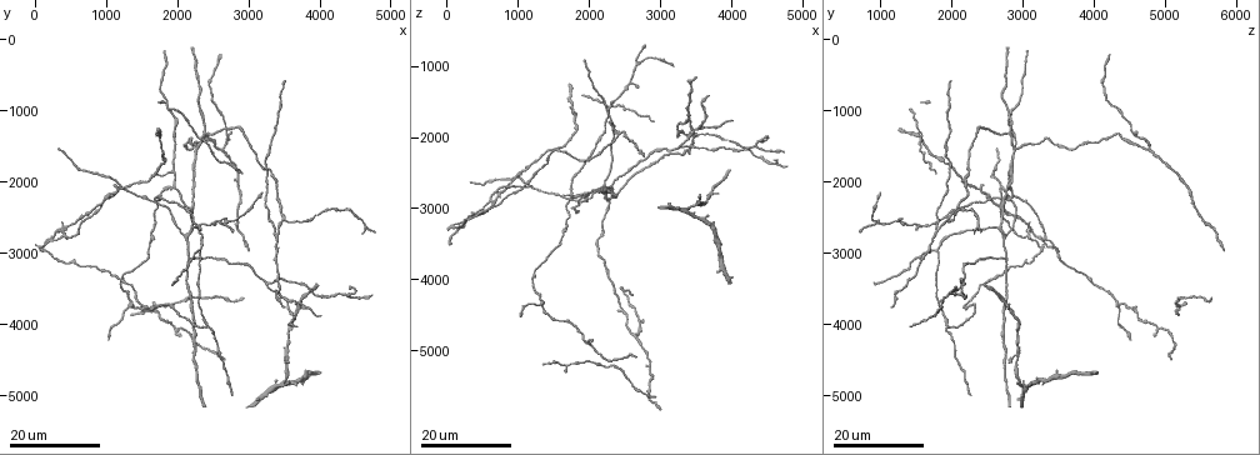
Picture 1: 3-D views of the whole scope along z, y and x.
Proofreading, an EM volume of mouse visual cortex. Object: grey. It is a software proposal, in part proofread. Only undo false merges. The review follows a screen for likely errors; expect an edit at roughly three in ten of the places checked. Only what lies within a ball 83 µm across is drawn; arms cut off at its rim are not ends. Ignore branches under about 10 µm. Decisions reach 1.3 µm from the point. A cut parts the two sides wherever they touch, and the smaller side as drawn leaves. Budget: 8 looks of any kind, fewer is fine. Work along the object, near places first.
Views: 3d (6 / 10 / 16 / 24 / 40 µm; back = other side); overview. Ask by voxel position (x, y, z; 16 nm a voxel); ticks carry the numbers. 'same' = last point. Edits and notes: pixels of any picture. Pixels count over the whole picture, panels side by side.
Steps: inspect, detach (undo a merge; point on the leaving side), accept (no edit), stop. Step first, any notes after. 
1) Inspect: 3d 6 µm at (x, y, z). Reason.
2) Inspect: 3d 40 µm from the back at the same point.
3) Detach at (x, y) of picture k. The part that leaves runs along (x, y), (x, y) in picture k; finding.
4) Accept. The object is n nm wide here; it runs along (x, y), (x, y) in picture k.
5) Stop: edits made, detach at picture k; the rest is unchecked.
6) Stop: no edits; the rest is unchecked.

Inspect: 3d 16 µm at (3250, 3400, 2200). Two arms in line, one across.

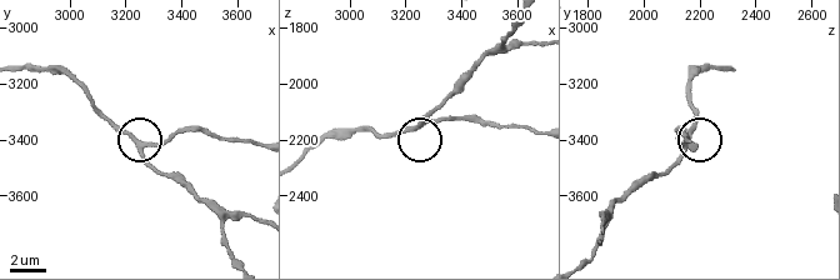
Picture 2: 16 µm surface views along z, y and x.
Inspect: 3d 6 µm at (3260, 3430, 2140).

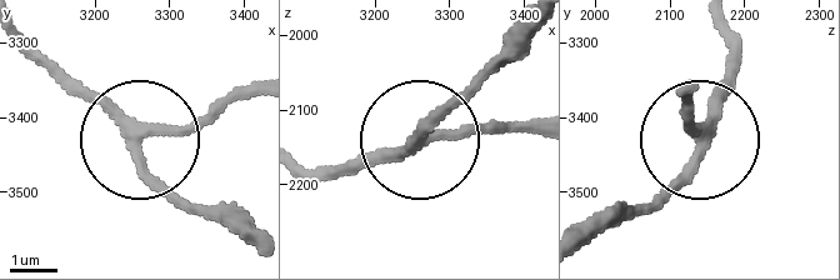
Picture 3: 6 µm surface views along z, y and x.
Accept. The side arm is 19 µm long; 3 arms meet here; one neuron here.

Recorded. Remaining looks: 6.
Inspect: 3d 16 µm at (2300, 3000, 1750). A fork.

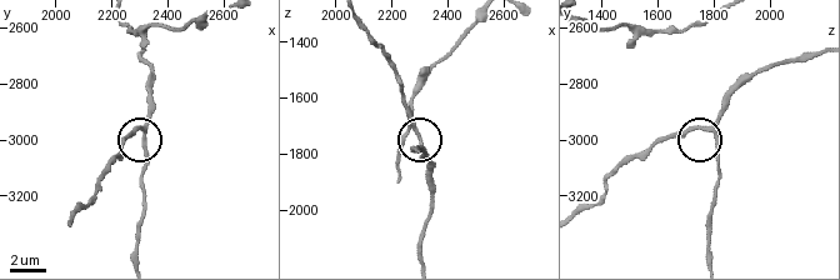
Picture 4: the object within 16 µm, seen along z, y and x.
Inspect: 3d 10 µm at (2310, 2970, 1790).

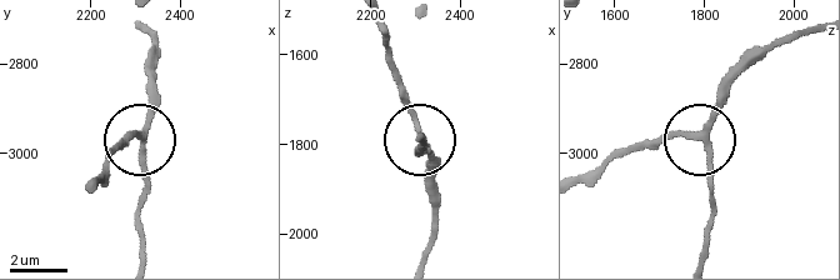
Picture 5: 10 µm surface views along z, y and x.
Accept. The object is 190 nm wide here; it runs along (140, 25), (155, 40), (155, 111), (140, 140), (111, 148) in picture 5; all the same neuron.

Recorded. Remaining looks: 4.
Inspect: 3d 24 µm at (2550, 2550, 1200). Thin arm on a thick one.

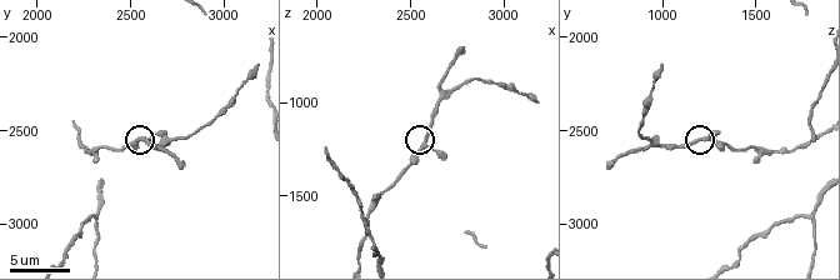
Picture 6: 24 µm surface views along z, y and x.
Inspect: 3d 10 µm at (2580, 2560, 1220). Closer look.

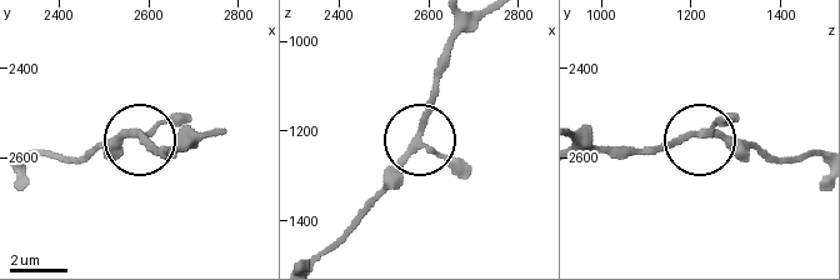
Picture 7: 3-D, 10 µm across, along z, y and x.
Accept. 3 arms meet here; all the same neuron.

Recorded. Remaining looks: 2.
Inspect: 3d 16 µm at (3400, 2750, 1750). A fork.

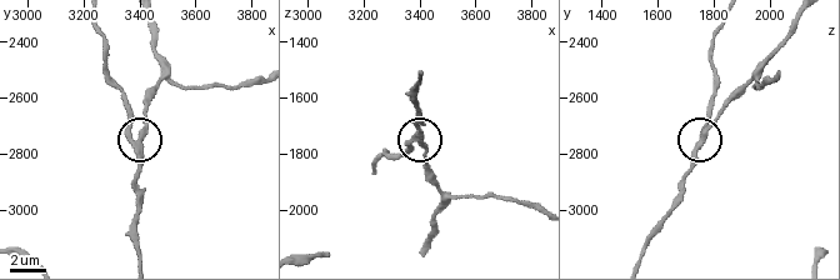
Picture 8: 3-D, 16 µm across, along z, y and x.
Inspect: 3d 10 µm at (3370, 2770, 1750). Zoom in.

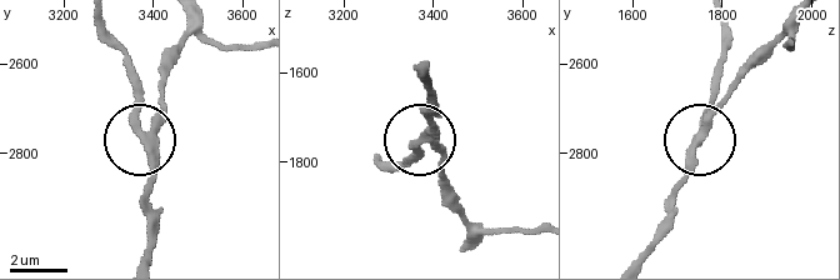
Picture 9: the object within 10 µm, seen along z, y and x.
Detach at (144, 99) of picture 9. The part that leaves runs along (146, 134), (126, 58), (103, 23) in picture 9; a second neuron is stuck on.

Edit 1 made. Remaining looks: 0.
Stop: edits made, detach at picture 9; the rest is unchecked.

